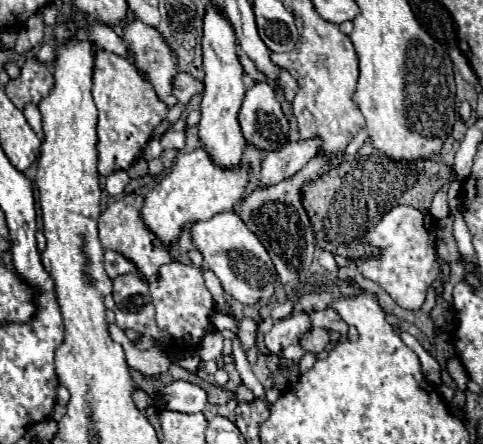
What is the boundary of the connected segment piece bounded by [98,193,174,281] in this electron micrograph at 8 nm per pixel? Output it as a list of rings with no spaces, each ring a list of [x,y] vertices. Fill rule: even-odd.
[[[134,193],[112,201],[98,219],[98,231],[100,231],[100,243],[104,245],[104,249],[124,255],[128,261],[132,261],[136,265],[142,279],[152,281],[152,279],[160,277],[160,273],[158,273],[160,267],[164,263],[172,263],[174,257],[172,257],[172,249],[166,247],[144,223],[144,219],[140,215],[142,205],[144,205],[144,197],[134,195]]]

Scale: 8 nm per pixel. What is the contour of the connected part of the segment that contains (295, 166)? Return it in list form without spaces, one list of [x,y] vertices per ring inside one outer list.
[[[296,139],[286,143],[282,149],[268,153],[262,161],[262,179],[260,185],[276,185],[294,173],[298,173],[310,159],[314,159],[322,149],[322,139]]]

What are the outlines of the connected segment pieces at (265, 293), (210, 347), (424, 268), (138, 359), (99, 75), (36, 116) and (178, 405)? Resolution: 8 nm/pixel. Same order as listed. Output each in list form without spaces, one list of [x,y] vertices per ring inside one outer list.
[[[234,211],[218,213],[208,221],[192,223],[190,237],[194,247],[202,253],[206,267],[220,279],[224,291],[234,299],[244,305],[252,305],[256,301],[268,299],[274,293],[278,277],[274,263],[260,239],[248,231],[246,223]]]
[[[220,331],[208,333],[208,335],[202,339],[200,347],[198,347],[200,359],[202,359],[202,361],[216,359],[216,361],[218,361],[218,367],[222,367],[222,365],[224,365],[224,361],[222,361],[222,339],[224,339],[224,337],[222,337]]]
[[[400,205],[386,213],[376,227],[366,233],[366,241],[382,249],[382,257],[358,259],[358,271],[376,281],[402,309],[420,309],[430,285],[440,273],[440,265],[436,263],[436,219],[430,213],[420,213],[414,207]]]
[[[110,325],[110,337],[120,343],[126,351],[126,363],[136,369],[142,371],[144,375],[160,375],[166,373],[170,367],[170,359],[168,355],[160,349],[160,347],[150,347],[150,349],[140,349],[136,347],[118,325]]]
[[[98,49],[94,53],[94,77],[92,95],[98,109],[98,173],[108,177],[116,171],[130,169],[142,155],[152,131],[166,119],[166,105],[158,101],[152,85],[136,71],[132,63],[116,53]]]
[[[26,105],[24,109],[24,117],[28,121],[28,125],[34,129],[34,133],[44,141],[44,131],[42,131],[42,115],[38,111],[36,105]]]
[[[174,381],[156,393],[156,401],[172,411],[200,413],[206,407],[206,391],[188,381]]]

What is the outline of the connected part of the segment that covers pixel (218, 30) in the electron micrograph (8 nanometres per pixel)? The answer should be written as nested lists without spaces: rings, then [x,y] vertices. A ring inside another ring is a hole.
[[[206,5],[204,15],[204,37],[202,37],[202,55],[204,55],[204,99],[202,99],[202,119],[198,123],[200,141],[204,143],[206,151],[220,167],[236,167],[242,159],[242,151],[246,147],[246,139],[240,131],[238,111],[244,101],[244,69],[240,67],[238,59],[238,43],[232,29],[230,19],[214,5]]]

